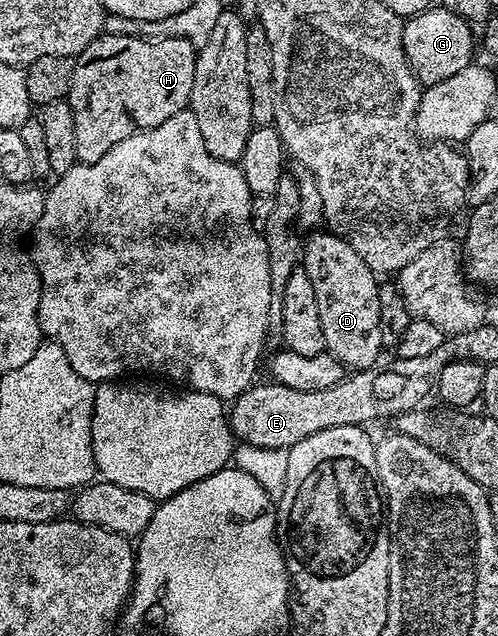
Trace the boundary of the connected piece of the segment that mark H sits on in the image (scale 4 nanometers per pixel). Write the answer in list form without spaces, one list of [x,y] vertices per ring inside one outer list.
[[[104,34],[94,40],[77,58],[73,82],[66,98],[73,110],[73,122],[77,126],[78,163],[97,162],[97,158],[101,158],[101,154],[109,154],[109,150],[113,150],[117,142],[144,128],[157,126],[165,122],[165,118],[173,118],[173,114],[184,111],[190,105],[193,94],[196,55],[196,45],[181,37],[143,39],[142,36]]]

